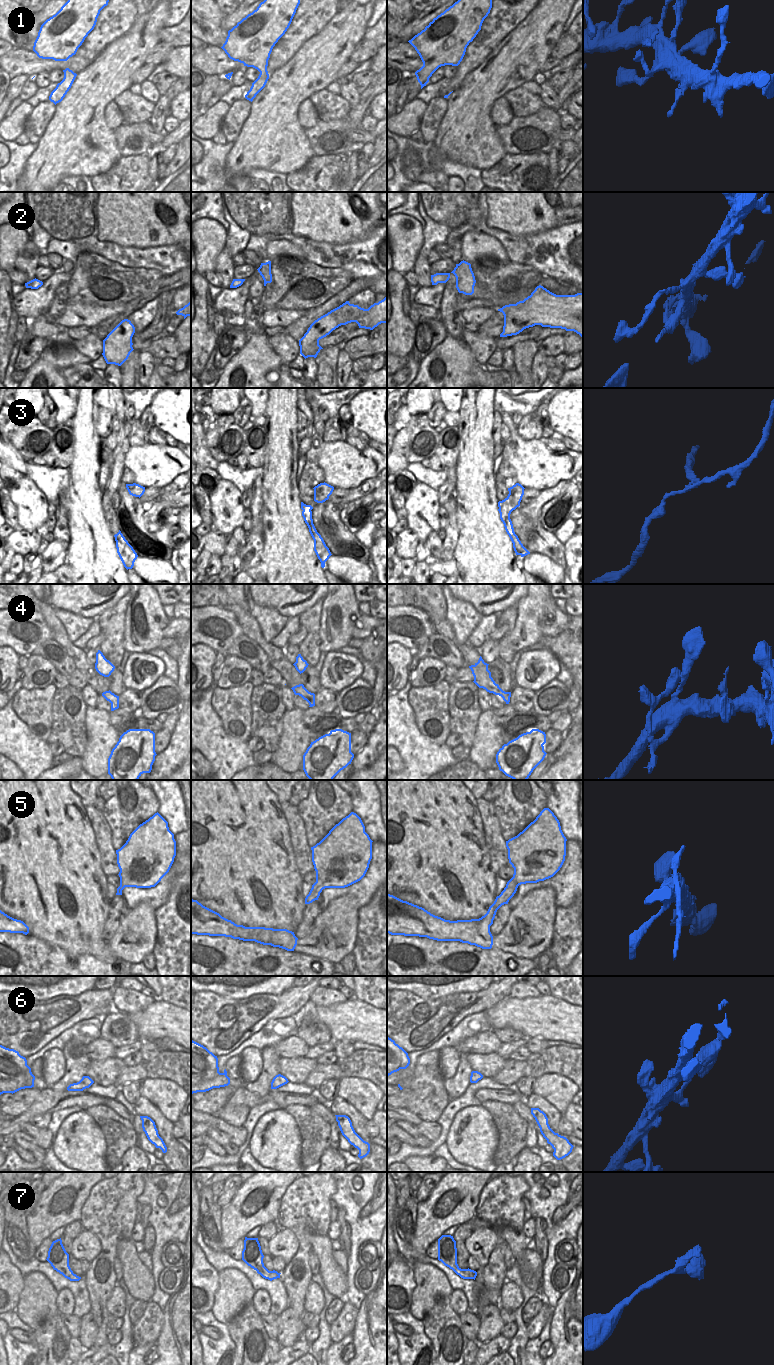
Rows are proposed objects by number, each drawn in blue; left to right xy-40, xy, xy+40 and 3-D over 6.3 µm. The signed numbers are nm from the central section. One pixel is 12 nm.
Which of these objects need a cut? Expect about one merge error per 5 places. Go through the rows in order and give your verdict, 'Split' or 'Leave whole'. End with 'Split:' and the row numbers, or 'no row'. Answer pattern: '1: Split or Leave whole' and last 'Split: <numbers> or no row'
1: Leave whole
2: Split
3: Split
4: Leave whole
5: Leave whole
6: Leave whole
7: Leave whole
Split: 2, 3

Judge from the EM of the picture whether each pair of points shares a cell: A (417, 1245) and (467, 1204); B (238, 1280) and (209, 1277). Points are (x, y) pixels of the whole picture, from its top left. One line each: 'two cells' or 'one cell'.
A: one cell
B: two cells

